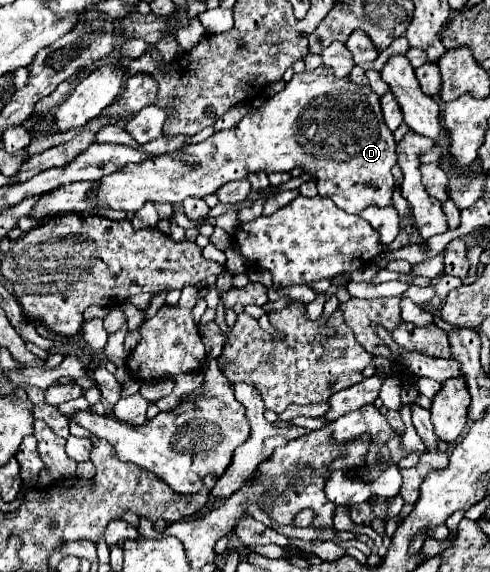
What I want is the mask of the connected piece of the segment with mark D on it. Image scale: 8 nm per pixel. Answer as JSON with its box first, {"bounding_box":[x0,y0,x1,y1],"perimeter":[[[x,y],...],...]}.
{"bounding_box":[94,64,397,214],"perimeter":[[[324,64],[314,70],[304,70],[294,74],[286,88],[272,98],[268,98],[260,108],[252,108],[234,128],[216,132],[208,140],[200,144],[190,144],[180,152],[186,156],[198,158],[196,164],[186,164],[186,160],[178,160],[178,152],[154,156],[144,160],[142,164],[126,164],[122,170],[106,176],[100,180],[96,188],[94,202],[98,206],[110,206],[114,210],[136,212],[148,200],[150,202],[170,202],[180,204],[184,198],[204,198],[214,194],[220,186],[232,180],[244,180],[252,172],[290,172],[292,168],[302,168],[304,172],[314,176],[318,194],[334,200],[338,208],[350,214],[360,214],[366,206],[392,206],[392,192],[394,192],[394,178],[392,166],[397,163],[397,143],[392,132],[386,128],[380,108],[380,96],[370,92],[366,86],[358,86],[348,78],[334,78],[334,72]]]}

